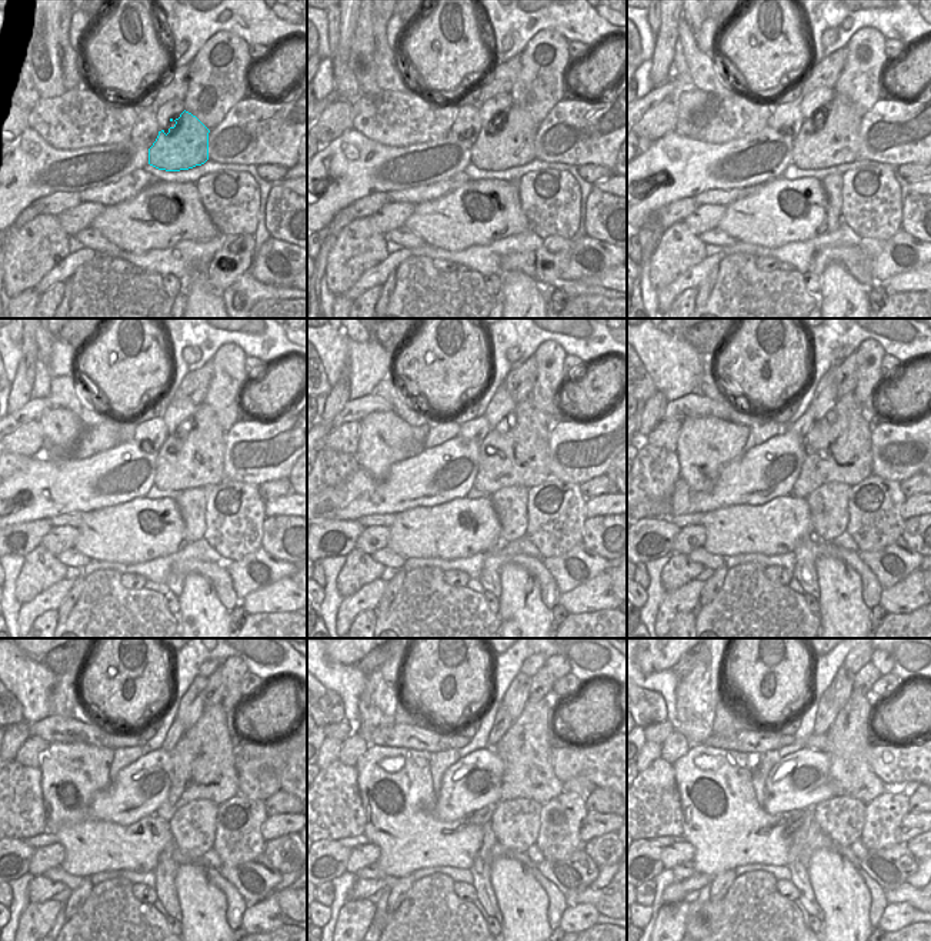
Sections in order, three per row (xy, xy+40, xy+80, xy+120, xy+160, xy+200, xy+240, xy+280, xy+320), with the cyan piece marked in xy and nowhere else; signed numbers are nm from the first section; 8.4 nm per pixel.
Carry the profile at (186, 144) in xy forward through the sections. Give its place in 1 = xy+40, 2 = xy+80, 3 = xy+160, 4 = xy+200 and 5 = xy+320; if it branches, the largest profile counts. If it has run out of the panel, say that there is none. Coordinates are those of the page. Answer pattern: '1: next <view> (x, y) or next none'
1: next xy+40 (507, 140)
2: next xy+80 (831, 137)
3: next xy+160 (516, 453)
4: next xy+200 (837, 449)
5: next xy+320 (847, 740)

